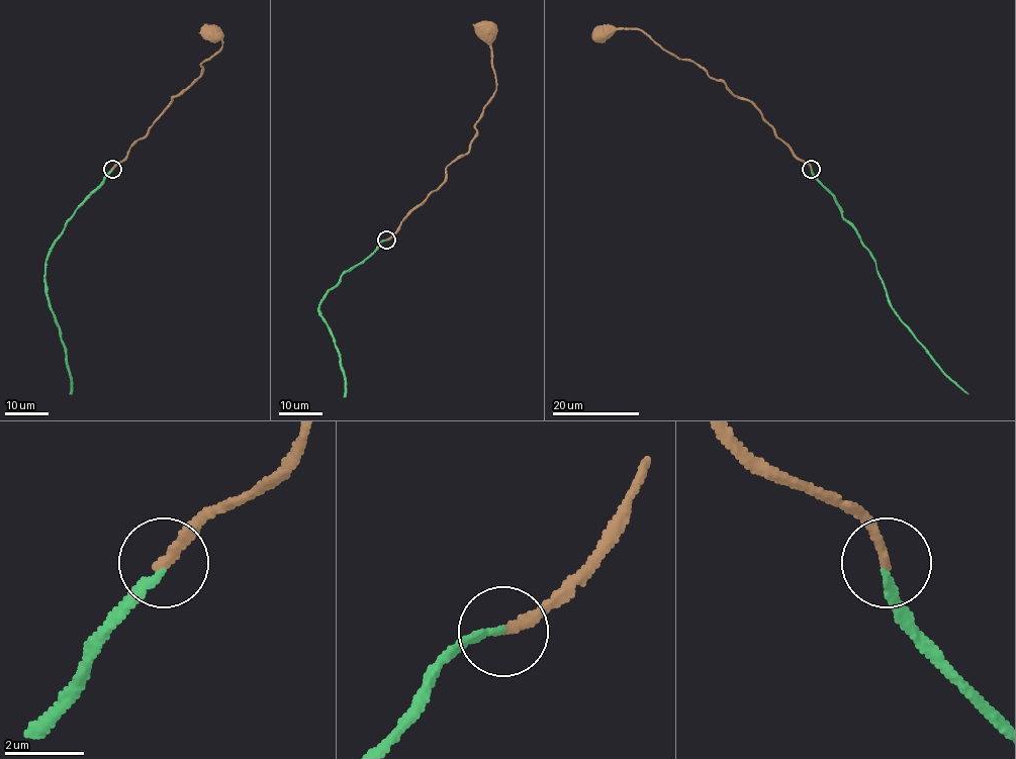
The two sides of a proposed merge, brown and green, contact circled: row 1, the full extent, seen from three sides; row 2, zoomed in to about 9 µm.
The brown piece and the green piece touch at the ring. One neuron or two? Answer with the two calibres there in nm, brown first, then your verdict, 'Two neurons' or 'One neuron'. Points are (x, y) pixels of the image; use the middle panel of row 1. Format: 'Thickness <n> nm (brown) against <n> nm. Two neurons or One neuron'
Thickness 260 nm (brown) against 170 nm. One neuron

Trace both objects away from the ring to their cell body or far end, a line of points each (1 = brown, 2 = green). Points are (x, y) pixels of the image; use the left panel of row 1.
1: (112, 169), (146, 134), (172, 98), (200, 76), (201, 64), (221, 48), (218, 29), (211, 34)
2: (112, 169), (68, 219), (49, 253), (45, 267), (45, 291), (65, 347), (70, 376), (69, 394)

